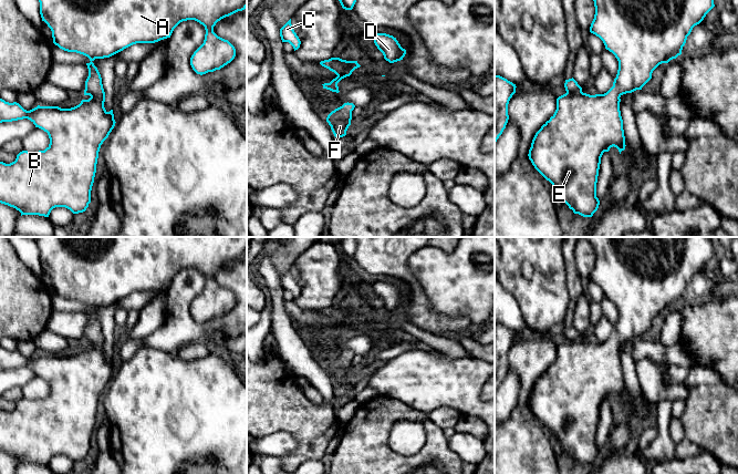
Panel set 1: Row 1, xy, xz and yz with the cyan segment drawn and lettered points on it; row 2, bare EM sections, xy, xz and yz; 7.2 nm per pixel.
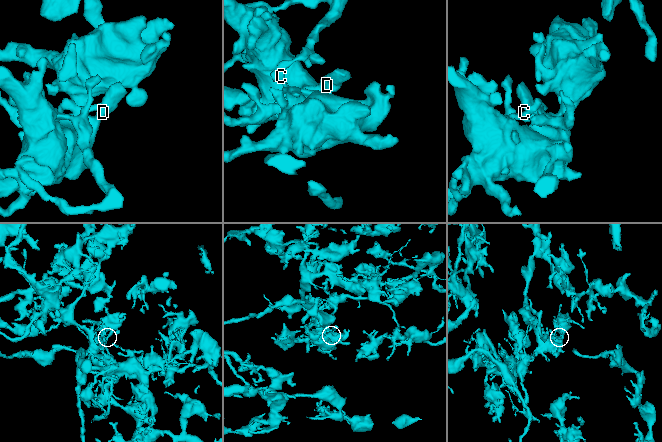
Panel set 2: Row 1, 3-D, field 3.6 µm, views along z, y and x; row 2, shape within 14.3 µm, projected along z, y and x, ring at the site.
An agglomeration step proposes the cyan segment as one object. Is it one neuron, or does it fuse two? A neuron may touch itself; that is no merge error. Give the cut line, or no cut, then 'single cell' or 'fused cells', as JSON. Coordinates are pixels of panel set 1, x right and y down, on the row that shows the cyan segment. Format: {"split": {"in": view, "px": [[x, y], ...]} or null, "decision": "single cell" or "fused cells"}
{"split": null, "decision": "single cell"}

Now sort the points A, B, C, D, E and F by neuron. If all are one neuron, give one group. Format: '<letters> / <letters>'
A B C D E F

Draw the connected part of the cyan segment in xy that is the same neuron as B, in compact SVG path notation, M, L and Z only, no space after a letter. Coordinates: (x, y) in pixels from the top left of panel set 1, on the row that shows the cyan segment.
M39 0L40 14L52 31L53 43L67 52L76 52L90 59L86 63L89 76L85 81L84 95L89 100L71 109L59 106L40 106L27 111L19 103L9 103L0 99L0 123L28 118L35 127L48 133L50 144L44 151L22 151L14 162L6 164L0 162L0 203L15 208L22 215L39 215L49 217L55 207L65 207L73 214L83 213L91 203L91 190L96 173L98 152L103 142L108 137L115 126L113 110L107 112L104 107L105 92L102 78L94 65L95 59L110 58L136 43L155 43L170 38L174 29L183 21L195 20L206 30L204 43L190 58L190 65L197 74L206 74L220 70L236 56L235 47L214 32L214 27L221 19L247 8L247 0Z

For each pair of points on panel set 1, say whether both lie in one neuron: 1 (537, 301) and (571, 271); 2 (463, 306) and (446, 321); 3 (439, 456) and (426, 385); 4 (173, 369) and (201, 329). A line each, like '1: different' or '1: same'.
1: different
2: different
3: different
4: different

